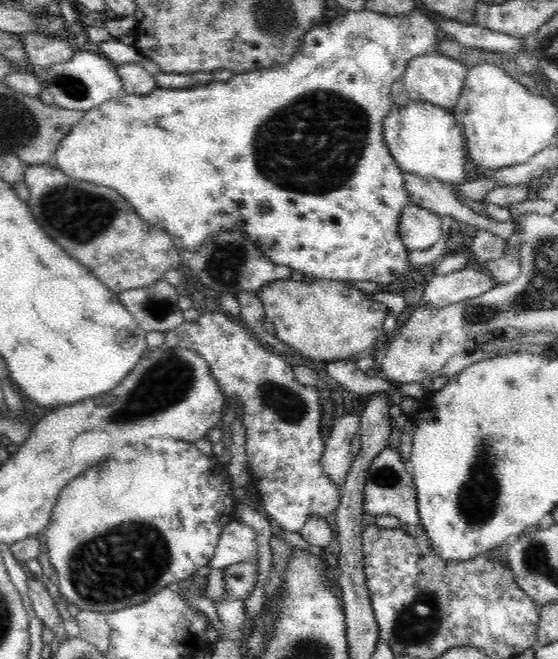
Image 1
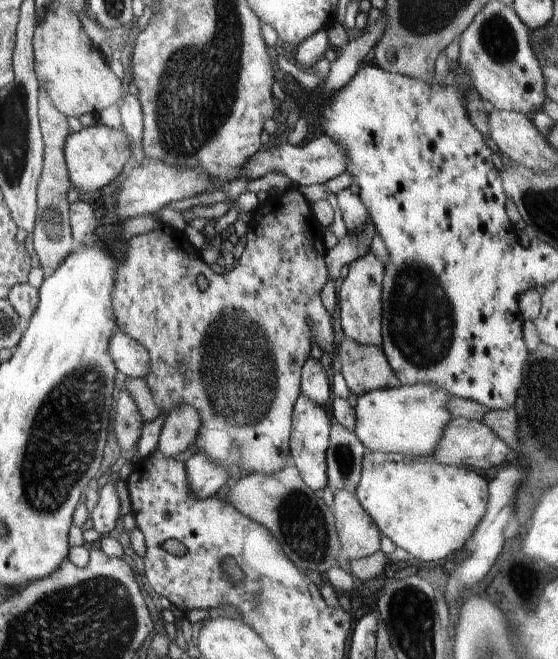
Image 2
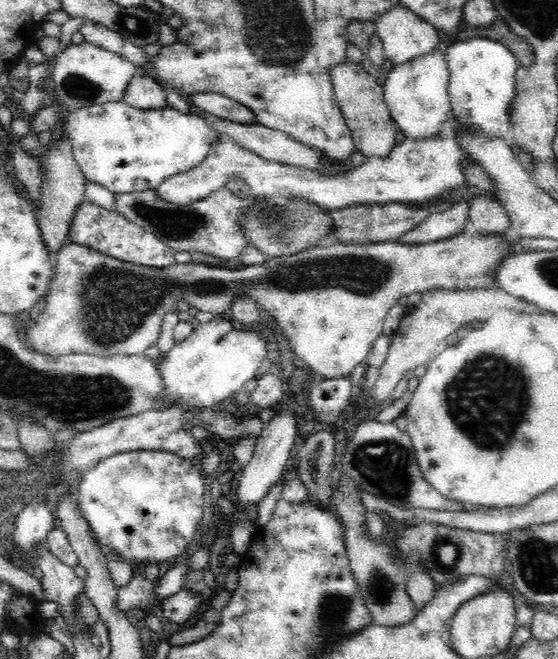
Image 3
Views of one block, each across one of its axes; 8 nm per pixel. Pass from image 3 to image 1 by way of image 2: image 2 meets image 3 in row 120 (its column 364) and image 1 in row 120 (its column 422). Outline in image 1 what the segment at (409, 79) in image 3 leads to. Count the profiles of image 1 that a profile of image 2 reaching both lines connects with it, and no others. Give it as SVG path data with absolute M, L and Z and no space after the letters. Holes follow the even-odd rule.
M416 100L405 106L393 104L383 122L383 137L403 172L432 176L446 183L464 182L464 136L452 111Z

